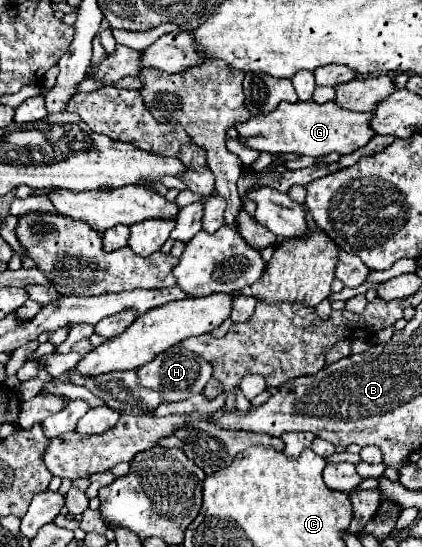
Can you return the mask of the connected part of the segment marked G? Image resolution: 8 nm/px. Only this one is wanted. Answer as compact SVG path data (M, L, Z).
M312 100L308 102L280 102L276 110L268 114L252 116L250 120L236 124L238 140L254 150L260 152L296 152L302 156L324 156L330 152L338 154L350 154L358 148L362 148L372 136L372 128L368 126L368 112L352 112L338 108L334 102L316 104Z

